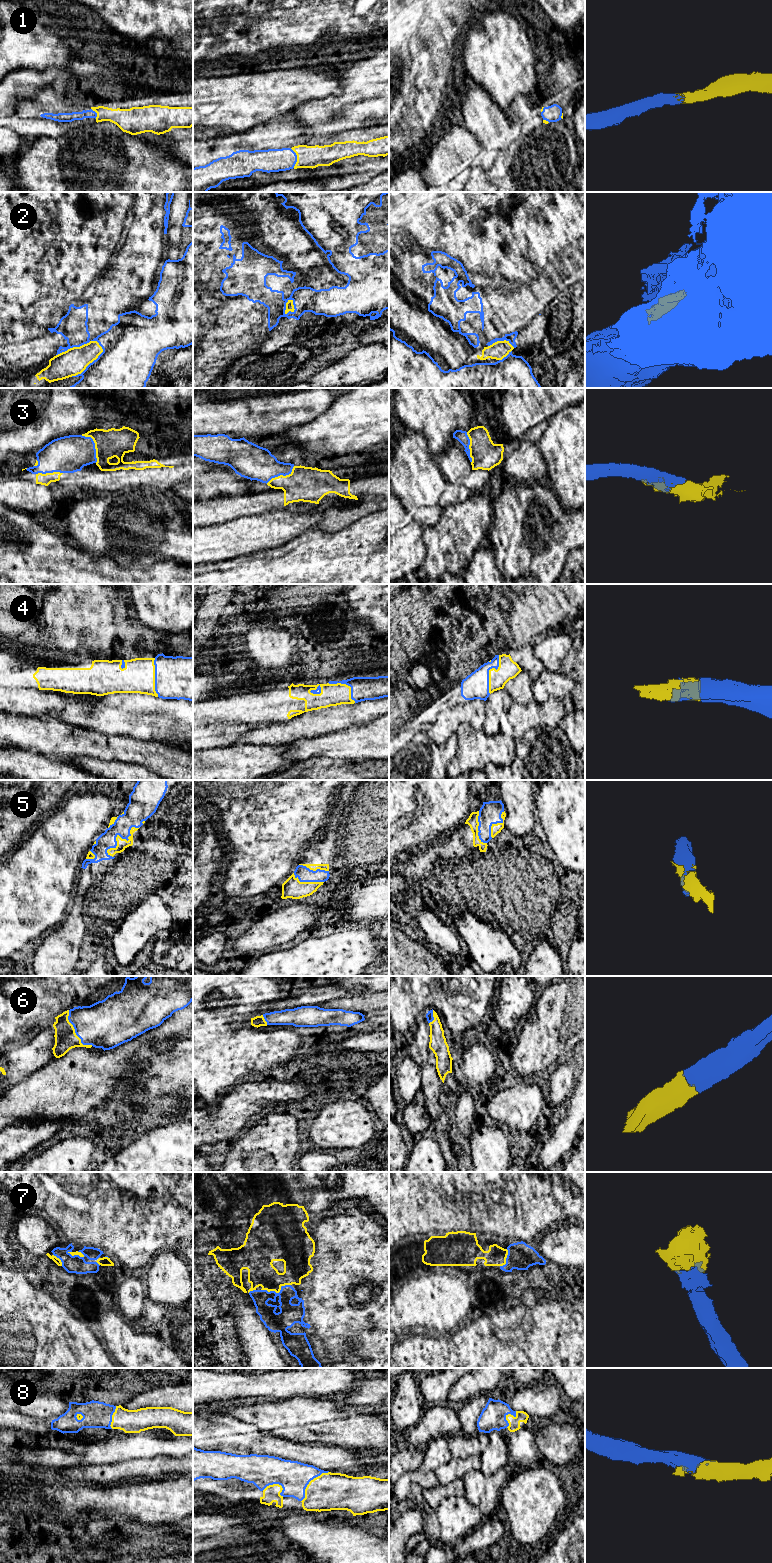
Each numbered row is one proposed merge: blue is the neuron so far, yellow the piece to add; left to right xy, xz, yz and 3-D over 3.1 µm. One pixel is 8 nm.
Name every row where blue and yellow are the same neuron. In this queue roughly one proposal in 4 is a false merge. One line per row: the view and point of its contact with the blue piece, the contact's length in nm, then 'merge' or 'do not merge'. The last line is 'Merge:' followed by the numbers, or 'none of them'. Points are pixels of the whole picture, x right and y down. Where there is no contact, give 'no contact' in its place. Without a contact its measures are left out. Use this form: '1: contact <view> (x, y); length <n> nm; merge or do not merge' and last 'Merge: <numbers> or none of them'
1: contact xz (296, 158); length 160 nm; merge
2: contact xy (80, 345); length 380 nm; do not merge
3: contact xy (94, 445); length 260 nm; merge
4: contact yz (488, 671); length 320 nm; merge
5: contact xy (119, 835); length 340 nm; merge
6: contact xy (75, 1032); length 340 nm; merge
7: contact xz (275, 1292); length 240 nm; merge
8: contact xz (309, 1481); length 340 nm; merge
Merge: 1, 3, 4, 5, 6, 7, 8

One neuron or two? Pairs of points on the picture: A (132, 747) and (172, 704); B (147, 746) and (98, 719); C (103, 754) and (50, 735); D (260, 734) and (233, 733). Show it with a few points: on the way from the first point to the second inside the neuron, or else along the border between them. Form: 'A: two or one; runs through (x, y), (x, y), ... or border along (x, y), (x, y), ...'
A: two; border along (120, 734), (135, 739), (155, 740), (161, 743)
B: two; border along (120, 734), (135, 739), (154, 741)
C: one; runs through (90, 747), (74, 746), (63, 740)
D: two; border along (268, 724), (249, 730), (229, 745)

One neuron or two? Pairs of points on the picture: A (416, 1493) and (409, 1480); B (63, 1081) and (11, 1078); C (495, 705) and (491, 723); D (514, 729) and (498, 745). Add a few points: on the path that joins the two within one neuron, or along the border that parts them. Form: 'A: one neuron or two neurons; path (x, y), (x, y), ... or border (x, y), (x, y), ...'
A: two neurons; border (418, 1484), (411, 1486), (408, 1500)
B: two neurons; border (41, 1068), (27, 1078), (15, 1082), (10, 1087)
C: one neuron; path (494, 709), (492, 719)
D: two neurons; border (509, 735), (513, 739)

